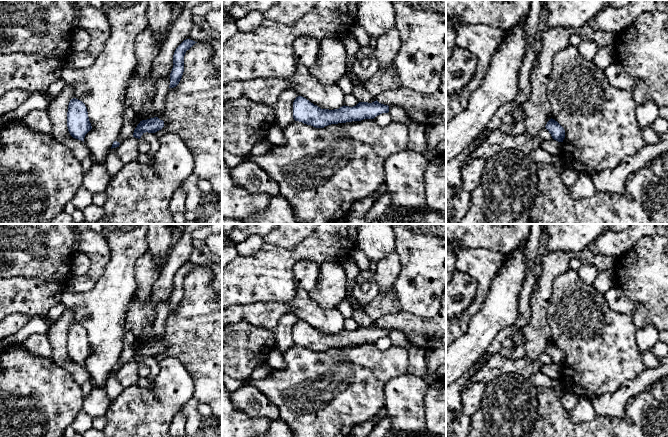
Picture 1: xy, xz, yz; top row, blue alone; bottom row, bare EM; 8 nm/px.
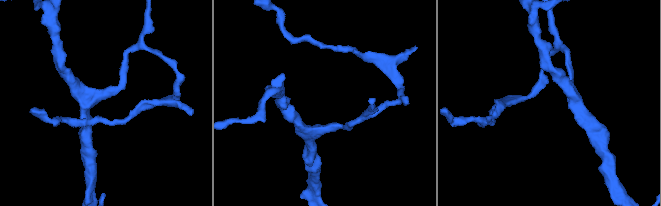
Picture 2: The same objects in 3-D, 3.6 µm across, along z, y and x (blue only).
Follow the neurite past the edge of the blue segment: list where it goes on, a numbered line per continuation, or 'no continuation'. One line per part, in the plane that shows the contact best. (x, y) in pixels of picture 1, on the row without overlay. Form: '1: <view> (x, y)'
no continuation

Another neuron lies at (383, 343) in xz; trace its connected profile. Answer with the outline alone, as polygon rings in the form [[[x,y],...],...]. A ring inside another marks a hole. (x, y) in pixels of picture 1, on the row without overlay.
[[[382,337],[374,342],[377,348],[381,350],[388,349],[392,346],[392,342],[389,337]]]

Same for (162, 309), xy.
[[[170,299],[155,305],[156,317],[153,322],[155,341],[159,341],[165,334],[166,321],[169,315]]]

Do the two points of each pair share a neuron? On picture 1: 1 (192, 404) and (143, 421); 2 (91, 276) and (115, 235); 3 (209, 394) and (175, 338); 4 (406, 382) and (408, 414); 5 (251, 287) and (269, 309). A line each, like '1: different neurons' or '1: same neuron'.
1: different neurons
2: different neurons
3: same neuron
4: same neuron
5: different neurons

